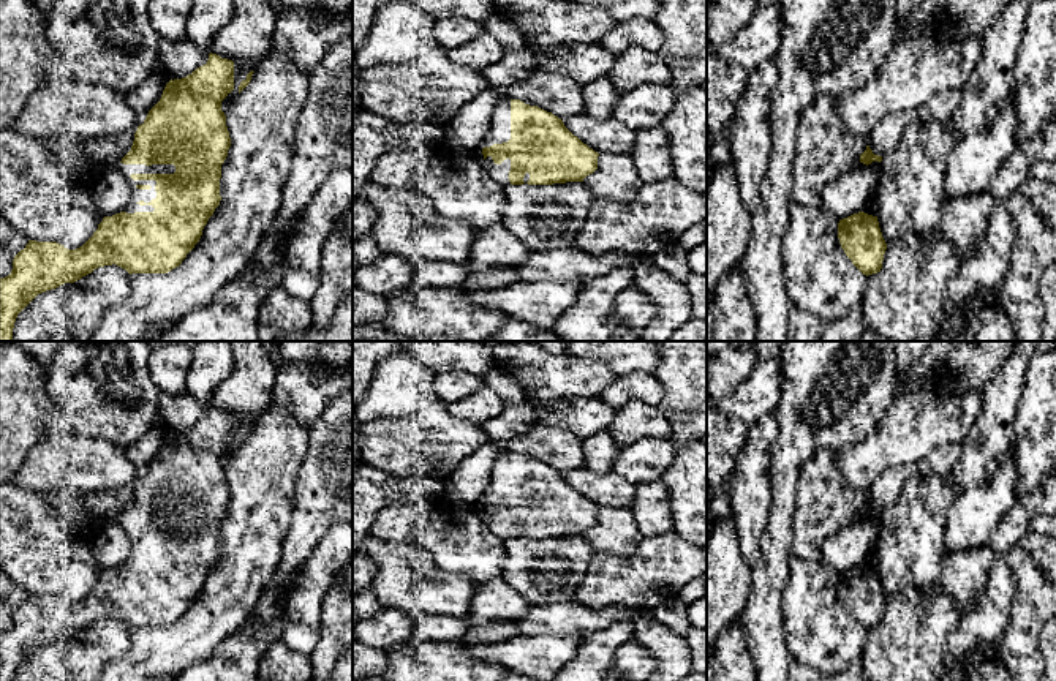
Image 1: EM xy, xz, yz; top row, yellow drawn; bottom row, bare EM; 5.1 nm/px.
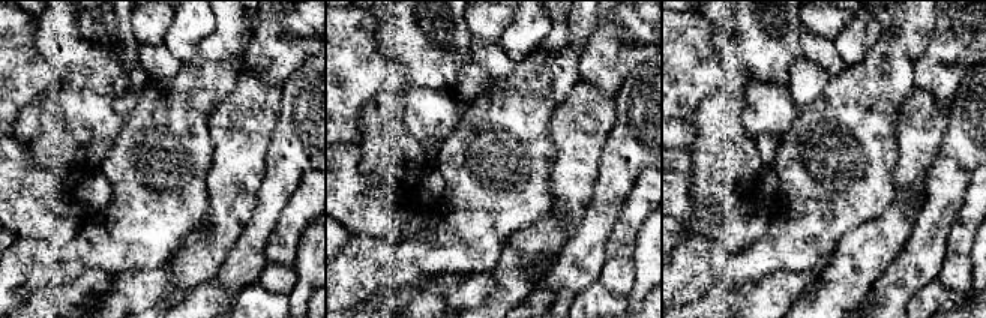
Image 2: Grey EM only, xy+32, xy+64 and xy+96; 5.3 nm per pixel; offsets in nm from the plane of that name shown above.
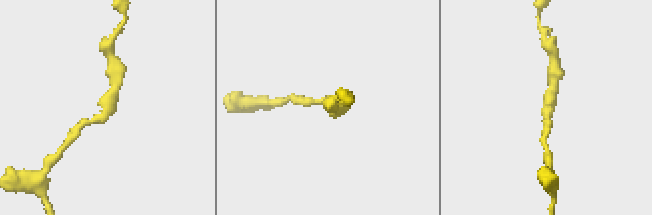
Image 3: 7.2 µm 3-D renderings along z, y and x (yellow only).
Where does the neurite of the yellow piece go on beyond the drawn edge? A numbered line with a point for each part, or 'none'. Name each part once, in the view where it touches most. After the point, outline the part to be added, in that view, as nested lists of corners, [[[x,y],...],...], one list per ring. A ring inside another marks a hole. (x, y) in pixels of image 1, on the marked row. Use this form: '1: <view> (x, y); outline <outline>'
1: xy (138, 195); outline [[[123,164],[117,166],[120,172],[125,175],[128,183],[131,185],[131,202],[123,209],[126,213],[134,212],[153,212],[155,209],[149,204],[157,198],[155,180],[133,180],[131,174],[174,174],[174,164]]]

